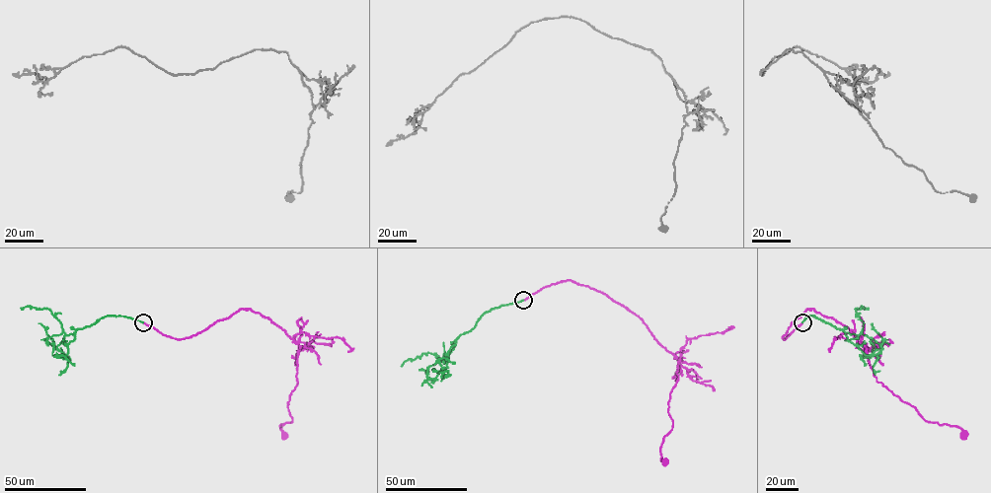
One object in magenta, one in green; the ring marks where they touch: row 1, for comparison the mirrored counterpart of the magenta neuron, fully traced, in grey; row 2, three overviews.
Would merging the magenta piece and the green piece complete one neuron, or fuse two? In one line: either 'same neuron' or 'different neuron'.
same neuron

